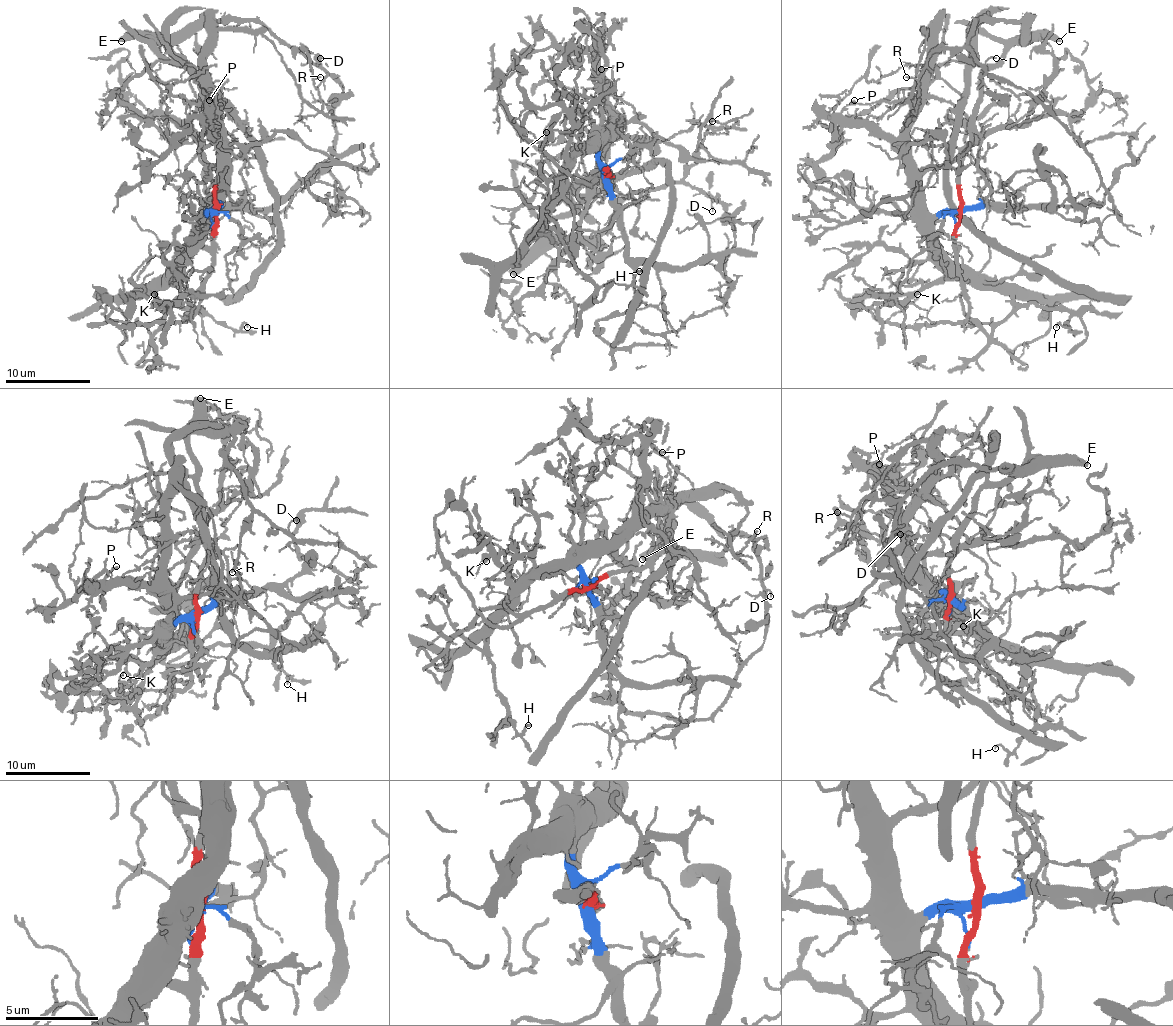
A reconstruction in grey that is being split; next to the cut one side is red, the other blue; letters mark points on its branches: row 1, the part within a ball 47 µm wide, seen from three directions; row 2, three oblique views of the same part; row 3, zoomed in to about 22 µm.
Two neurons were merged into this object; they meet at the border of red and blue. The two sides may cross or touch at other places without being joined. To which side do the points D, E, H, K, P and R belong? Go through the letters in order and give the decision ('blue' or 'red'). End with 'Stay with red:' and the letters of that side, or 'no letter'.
D: red
E: red
H: blue
K: blue
P: blue
R: red
Stay with red: D, E, R

